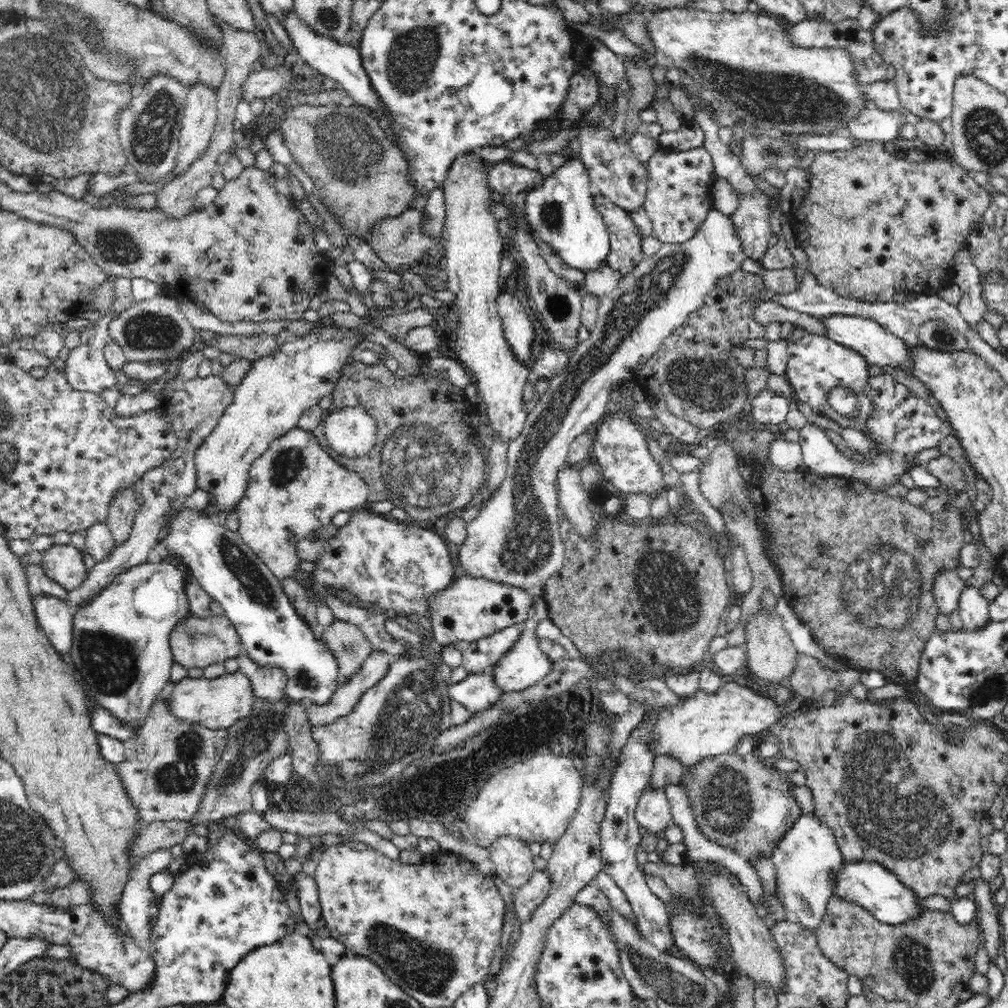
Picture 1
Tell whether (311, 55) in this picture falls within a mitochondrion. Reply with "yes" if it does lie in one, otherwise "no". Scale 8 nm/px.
no

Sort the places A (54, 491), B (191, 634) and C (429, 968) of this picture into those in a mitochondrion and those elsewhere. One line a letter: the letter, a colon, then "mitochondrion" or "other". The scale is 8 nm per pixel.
A: other
B: mitochondrion
C: mitochondrion

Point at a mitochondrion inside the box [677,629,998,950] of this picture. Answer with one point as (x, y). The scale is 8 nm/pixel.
(886, 804)

